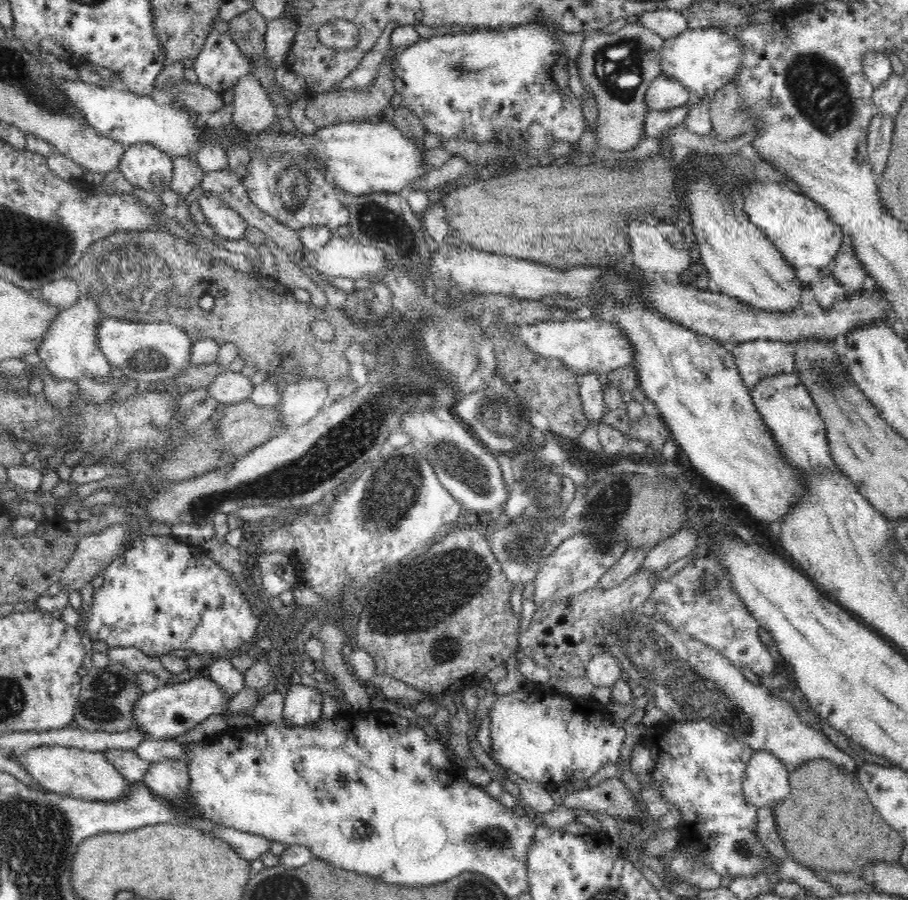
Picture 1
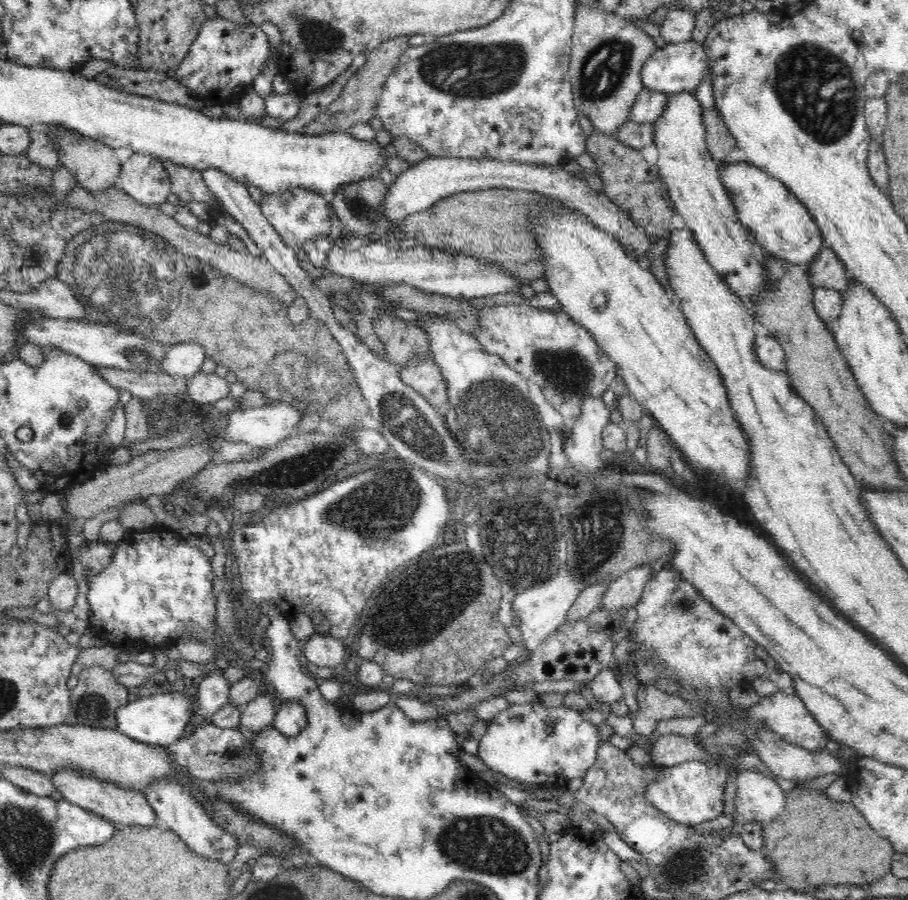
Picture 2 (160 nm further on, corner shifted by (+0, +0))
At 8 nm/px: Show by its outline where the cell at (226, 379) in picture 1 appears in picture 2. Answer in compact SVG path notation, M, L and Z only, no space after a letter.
M195 373L189 378L185 388L184 400L197 408L210 406L213 402L226 398L230 383L216 373Z

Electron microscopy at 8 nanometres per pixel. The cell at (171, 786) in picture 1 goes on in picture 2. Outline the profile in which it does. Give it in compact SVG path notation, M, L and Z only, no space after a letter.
M154 782L144 790L144 794L148 797L148 802L150 802L154 811L156 811L156 826L158 828L175 832L192 852L202 858L212 858L222 864L229 864L234 860L240 844L205 813L203 806L179 782Z

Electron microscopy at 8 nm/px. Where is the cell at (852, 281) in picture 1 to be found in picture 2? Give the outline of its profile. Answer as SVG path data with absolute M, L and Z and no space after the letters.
M826 246L809 262L807 273L813 289L826 288L842 292L850 288L849 282L853 280L837 254Z

